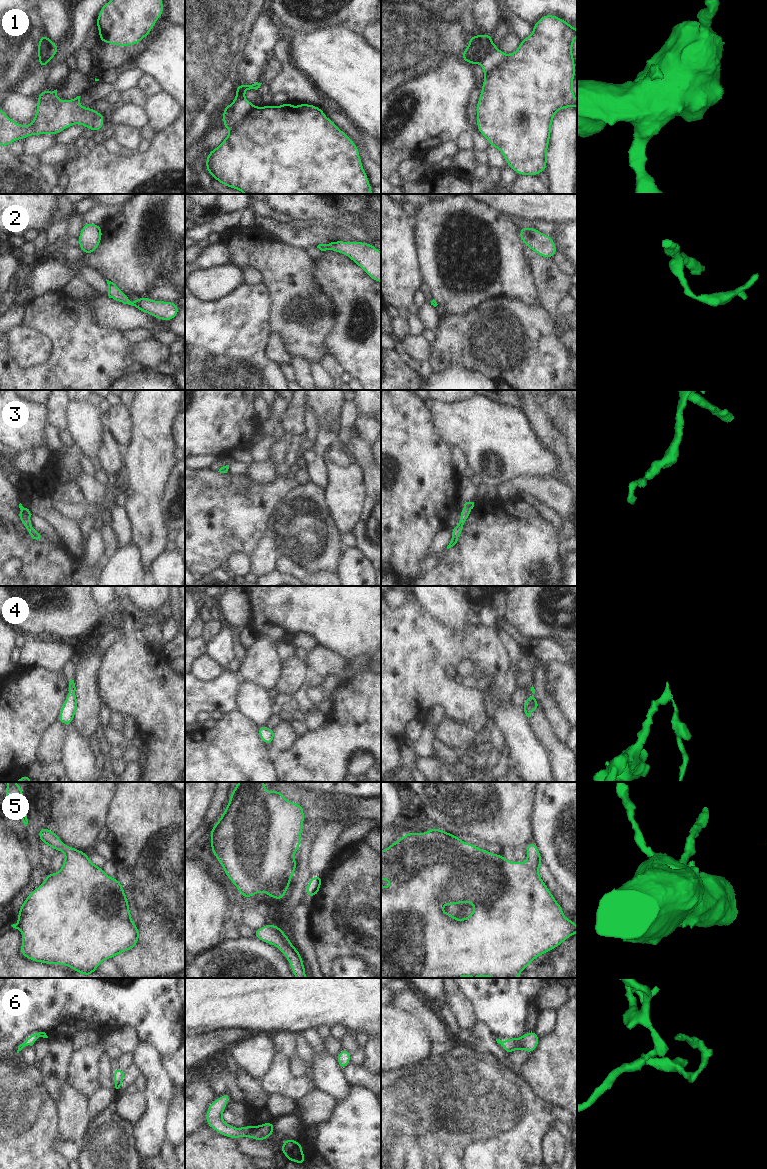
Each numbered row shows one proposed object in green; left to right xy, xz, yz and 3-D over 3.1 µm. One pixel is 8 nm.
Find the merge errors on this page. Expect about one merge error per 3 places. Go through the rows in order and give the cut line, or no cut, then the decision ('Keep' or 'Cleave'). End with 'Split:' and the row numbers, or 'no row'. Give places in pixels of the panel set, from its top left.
1: Split along yz (497, 49), (489, 53), (481, 63). Cleave
2: No split. Keep
3: No split. Keep
4: Split along xy (75, 695), (74, 712). Cleave
5: No split. Keep
6: No split. Keep
Split: 1, 4.

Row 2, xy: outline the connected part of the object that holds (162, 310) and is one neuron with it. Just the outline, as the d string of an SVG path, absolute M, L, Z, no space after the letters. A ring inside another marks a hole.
M107 280L109 298L136 307L138 310L148 313L159 320L171 321L179 312L179 307L176 302L154 301L150 298L140 296L139 299L130 301L129 297L122 292L118 286Z

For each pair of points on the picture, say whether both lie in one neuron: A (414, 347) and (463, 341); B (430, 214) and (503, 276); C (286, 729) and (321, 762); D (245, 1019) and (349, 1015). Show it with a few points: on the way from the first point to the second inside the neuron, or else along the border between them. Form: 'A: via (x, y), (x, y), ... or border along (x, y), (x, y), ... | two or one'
A: border along (431, 343), (428, 360) | two
B: via (459, 209), (492, 222), (500, 247) | one
C: border along (298, 738), (291, 747), (277, 752) | two
D: via (271, 1012), (323, 1012) | one

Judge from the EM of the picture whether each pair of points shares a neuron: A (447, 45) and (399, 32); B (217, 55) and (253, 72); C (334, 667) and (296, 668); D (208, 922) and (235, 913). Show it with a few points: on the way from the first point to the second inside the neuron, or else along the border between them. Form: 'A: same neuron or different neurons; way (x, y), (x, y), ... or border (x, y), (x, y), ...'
A: same neuron; way (435, 41), (411, 41)
B: different neurons; border (247, 43), (239, 67), (238, 82)
C: different neurons; border (307, 665), (309, 669)
D: different neurons; border (228, 904), (229, 919)

